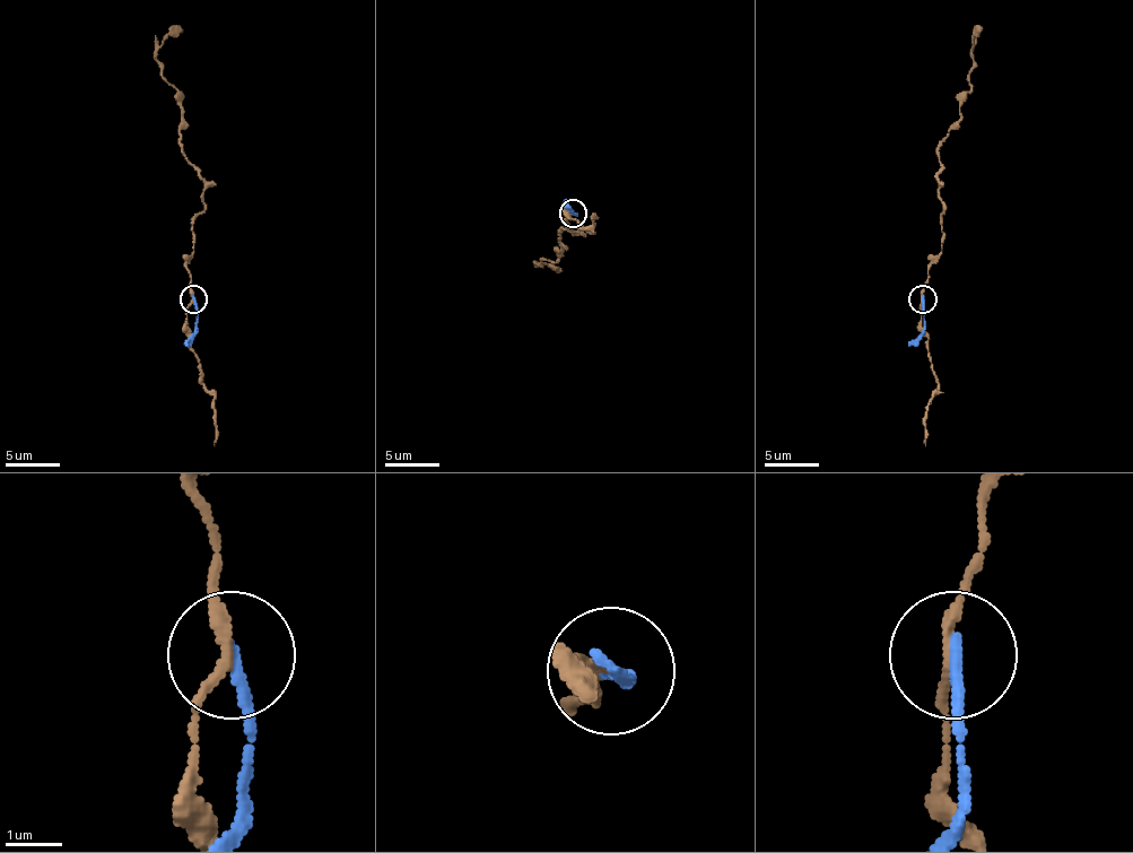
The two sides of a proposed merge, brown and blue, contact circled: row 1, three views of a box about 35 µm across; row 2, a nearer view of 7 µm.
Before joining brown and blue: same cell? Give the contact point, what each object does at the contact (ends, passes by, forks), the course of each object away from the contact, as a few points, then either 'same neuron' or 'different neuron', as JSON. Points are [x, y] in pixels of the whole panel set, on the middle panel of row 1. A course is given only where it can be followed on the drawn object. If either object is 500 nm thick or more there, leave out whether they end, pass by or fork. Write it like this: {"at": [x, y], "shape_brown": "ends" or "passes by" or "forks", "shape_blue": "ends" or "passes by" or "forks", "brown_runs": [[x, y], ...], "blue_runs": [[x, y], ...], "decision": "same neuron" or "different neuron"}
{"at": [573, 212], "shape_brown": "passes by", "shape_blue": "ends", "brown_runs": [[573, 212], [567, 220], [573, 234], [583, 234], [583, 228], [561, 228], [561, 257], [537, 262], [561, 270]], "blue_runs": [[573, 212], [564, 199]], "decision": "different neuron"}

